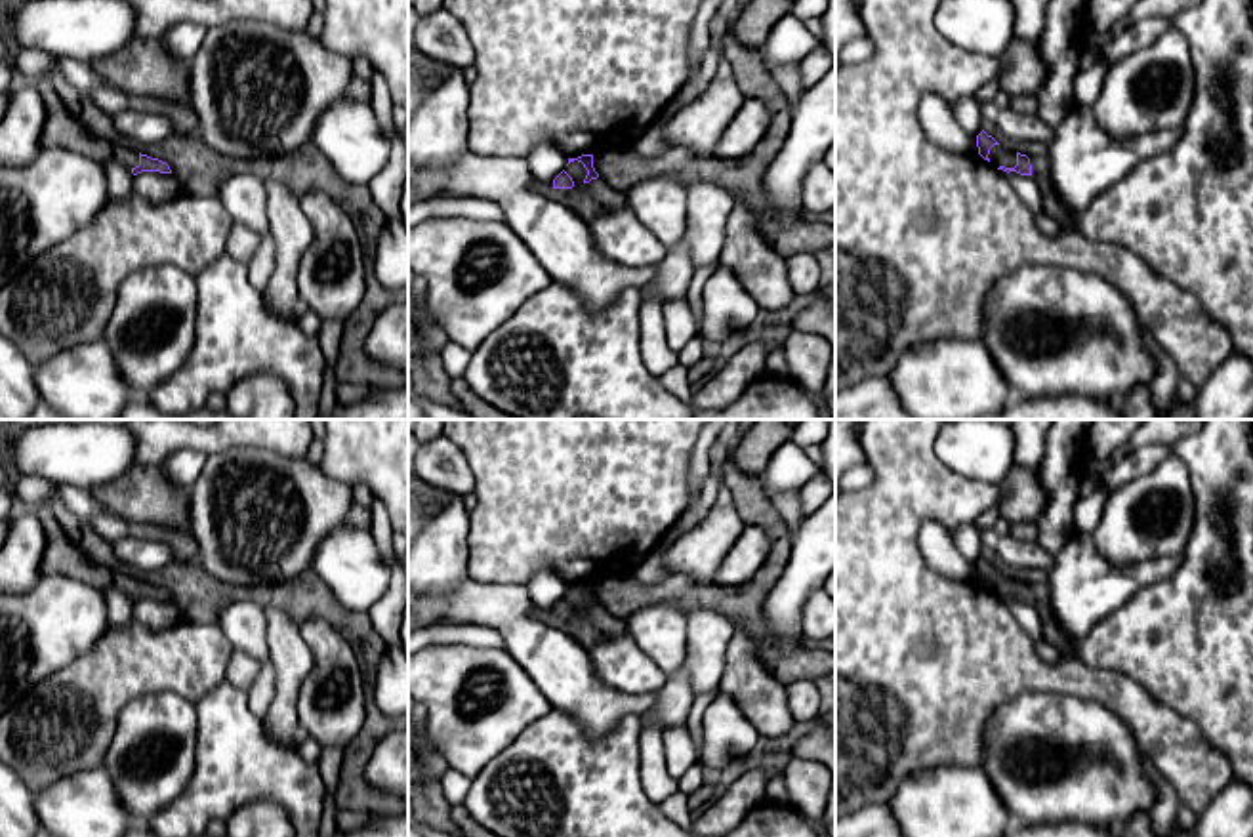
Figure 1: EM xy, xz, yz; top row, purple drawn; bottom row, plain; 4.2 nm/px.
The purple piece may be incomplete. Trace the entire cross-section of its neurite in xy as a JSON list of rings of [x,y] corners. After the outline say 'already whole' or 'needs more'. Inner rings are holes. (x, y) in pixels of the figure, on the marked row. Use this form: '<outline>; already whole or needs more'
[[[38,78],[36,88],[46,107],[46,128],[42,132],[42,147],[63,147],[80,153],[99,166],[122,164],[134,175],[141,172],[172,174],[170,166],[158,158],[141,154],[122,143],[95,137],[82,122],[78,122],[57,95],[50,78]]]; needs more

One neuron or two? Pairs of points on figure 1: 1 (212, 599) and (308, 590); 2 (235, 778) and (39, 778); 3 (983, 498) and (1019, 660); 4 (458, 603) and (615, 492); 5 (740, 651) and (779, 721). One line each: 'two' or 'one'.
1: one
2: two
3: one
4: two
5: one

